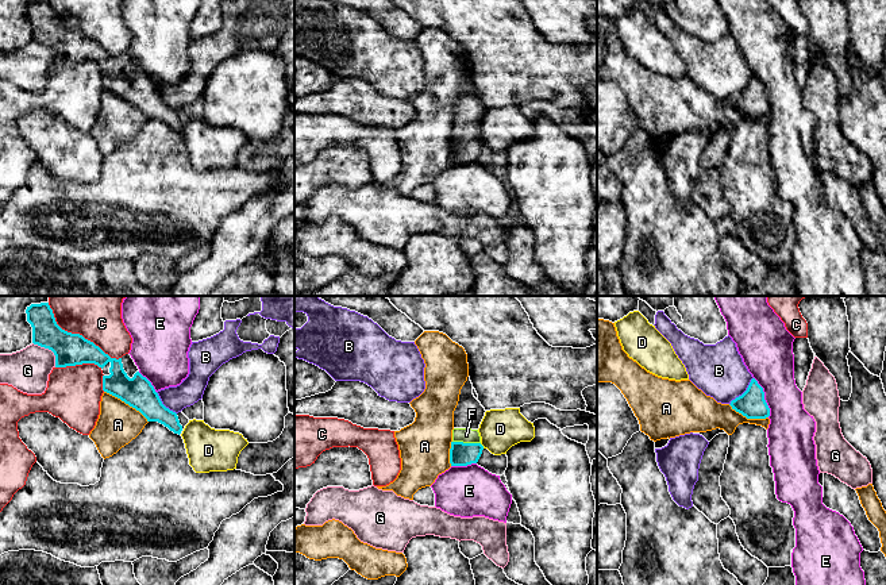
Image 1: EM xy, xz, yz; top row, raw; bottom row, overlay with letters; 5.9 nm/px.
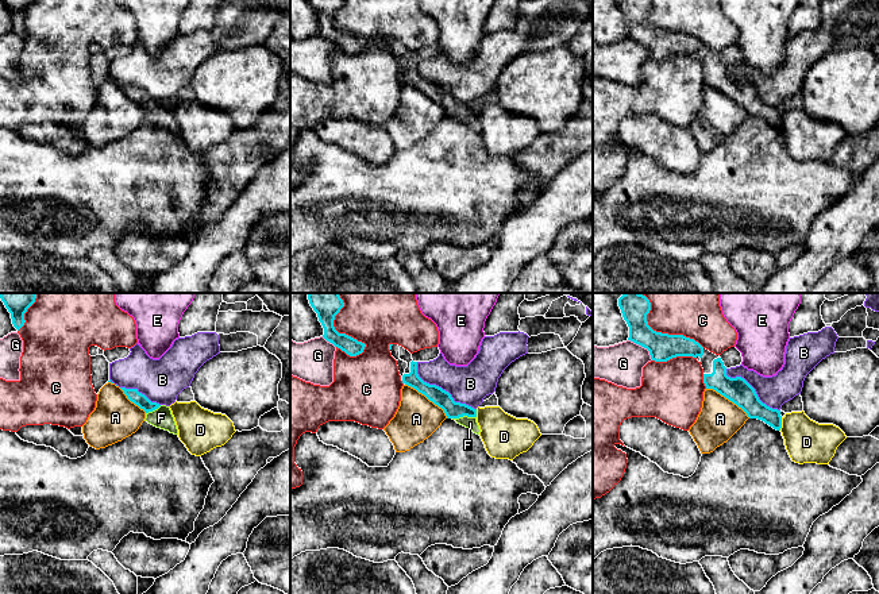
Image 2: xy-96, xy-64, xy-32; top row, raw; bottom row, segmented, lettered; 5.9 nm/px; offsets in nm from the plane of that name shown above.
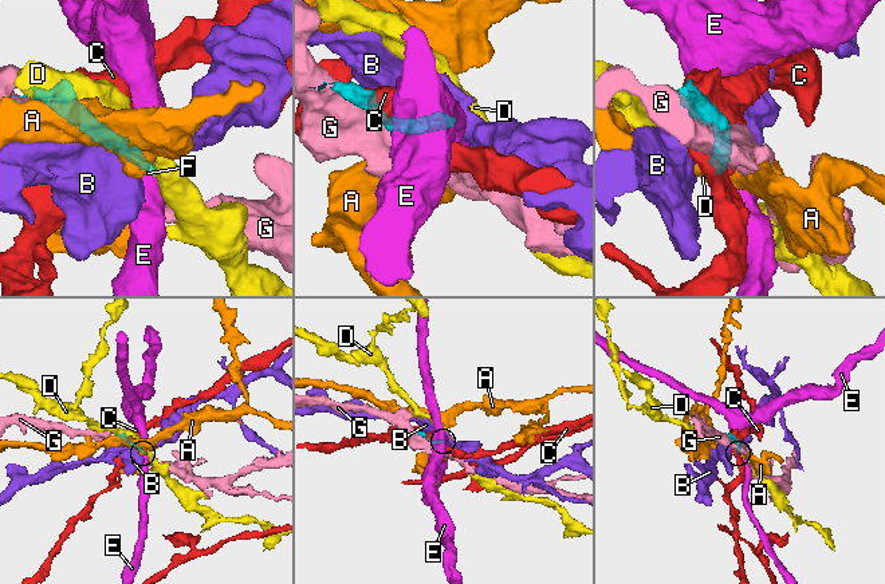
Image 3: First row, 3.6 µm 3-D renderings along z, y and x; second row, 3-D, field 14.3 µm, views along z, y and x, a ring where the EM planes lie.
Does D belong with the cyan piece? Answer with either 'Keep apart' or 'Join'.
Keep apart

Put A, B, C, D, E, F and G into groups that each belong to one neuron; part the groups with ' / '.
A / B / C / D / E / F / G

